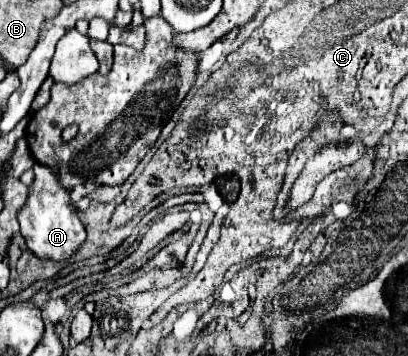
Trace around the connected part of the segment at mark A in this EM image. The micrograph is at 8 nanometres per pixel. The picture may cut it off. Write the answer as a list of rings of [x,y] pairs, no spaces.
[[[36,163],[34,183],[28,189],[28,199],[22,205],[22,211],[18,211],[20,233],[26,239],[28,249],[38,259],[50,259],[50,261],[64,261],[72,257],[86,241],[86,229],[80,223],[78,209],[70,199],[70,191],[60,185],[58,175],[60,175],[58,167],[44,167]]]

